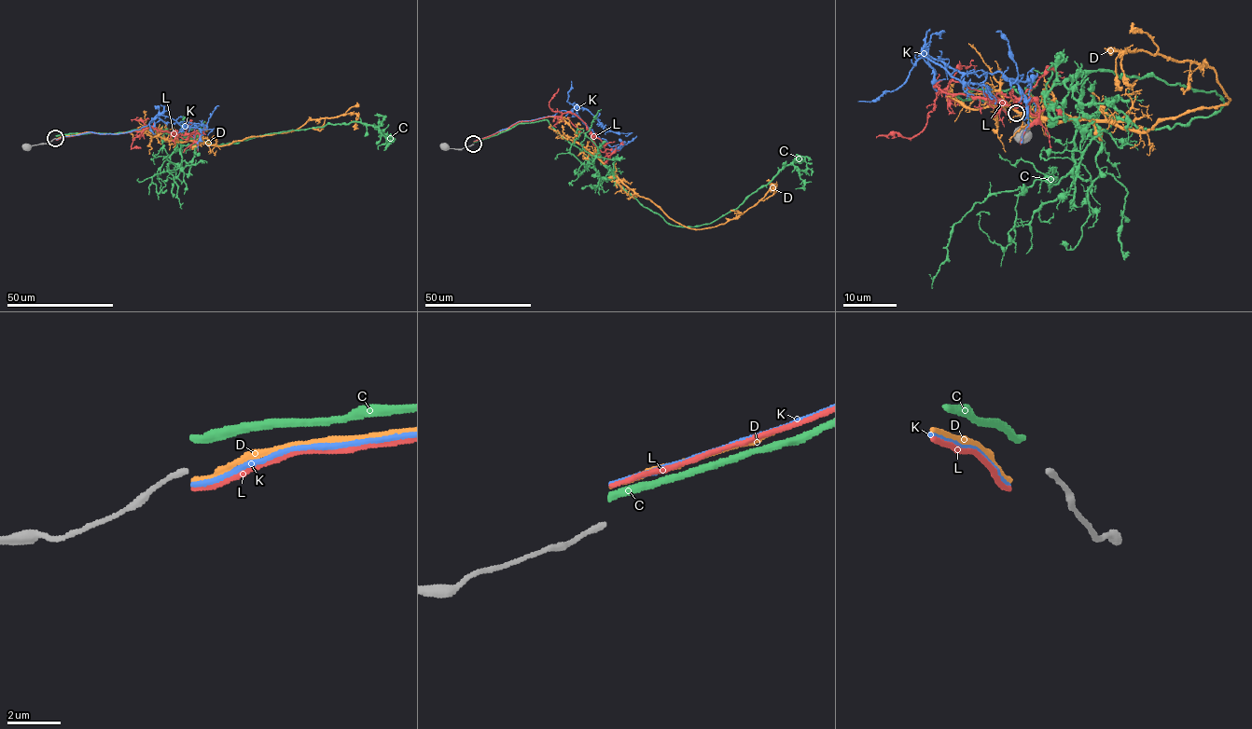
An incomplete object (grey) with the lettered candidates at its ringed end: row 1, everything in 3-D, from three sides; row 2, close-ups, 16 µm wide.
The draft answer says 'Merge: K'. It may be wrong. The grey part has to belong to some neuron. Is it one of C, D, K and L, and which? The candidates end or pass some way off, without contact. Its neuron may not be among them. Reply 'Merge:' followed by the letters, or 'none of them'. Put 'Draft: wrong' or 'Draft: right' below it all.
Merge: D
Draft: wrong

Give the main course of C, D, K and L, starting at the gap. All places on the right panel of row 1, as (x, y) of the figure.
C: (1011, 105), (955, 95), (1013, 89), (1078, 124), (1099, 111), (1142, 129), (1223, 99), (1073, 75), (1128, 141)
D: (1008, 114), (947, 95), (968, 108), (1145, 131), (1230, 99), (1211, 68), (1143, 50), (1125, 50), (1115, 89)
K: (1008, 115), (933, 86), (934, 58), (1017, 82), (995, 32)
L: (1008, 115), (980, 98), (952, 101), (947, 86), (962, 82), (1035, 115), (1029, 105), (1036, 102), (1050, 147)

